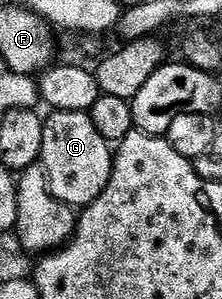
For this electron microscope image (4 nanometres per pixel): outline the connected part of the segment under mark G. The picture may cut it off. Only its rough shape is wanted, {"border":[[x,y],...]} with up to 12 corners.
{"border":[[88,112],[44,118],[49,189],[89,205],[107,187],[114,150]]}

